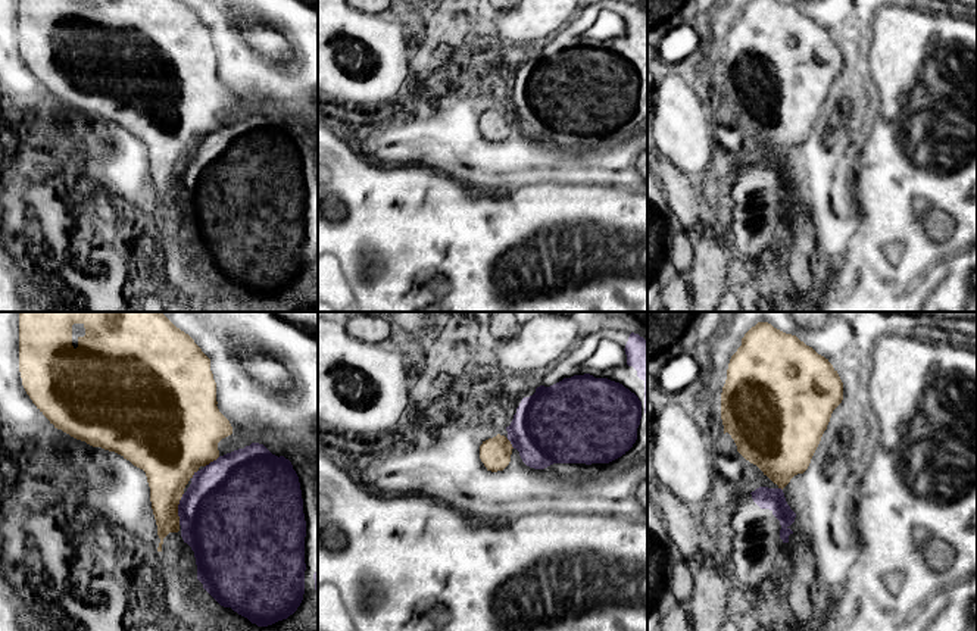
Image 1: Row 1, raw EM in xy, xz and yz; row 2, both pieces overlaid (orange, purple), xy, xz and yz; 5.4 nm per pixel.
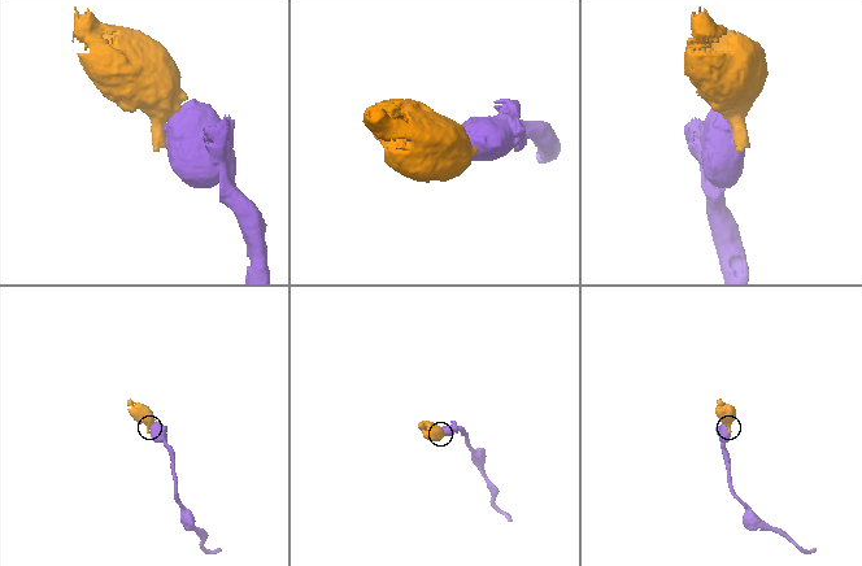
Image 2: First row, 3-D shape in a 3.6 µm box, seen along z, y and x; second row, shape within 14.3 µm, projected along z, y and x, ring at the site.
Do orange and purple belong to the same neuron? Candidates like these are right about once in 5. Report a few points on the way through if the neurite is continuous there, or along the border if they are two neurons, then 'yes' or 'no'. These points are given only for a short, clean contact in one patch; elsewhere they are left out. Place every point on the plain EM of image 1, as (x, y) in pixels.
border along xy (184, 164), (178, 175), (178, 194); no

